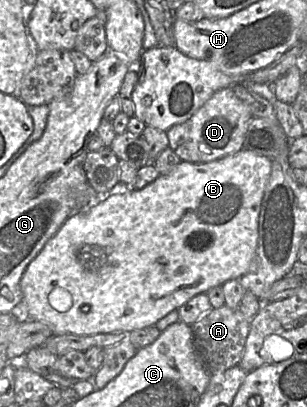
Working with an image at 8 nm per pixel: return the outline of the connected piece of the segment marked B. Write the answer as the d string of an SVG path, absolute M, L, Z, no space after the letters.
M241 149L206 163L181 160L169 173L160 174L157 179L142 189L130 189L126 193L102 196L98 204L70 216L25 269L20 287L23 293L22 302L26 305L29 319L46 324L54 336L131 332L155 325L160 319L171 311L177 310L199 293L206 293L212 287L222 286L230 279L240 279L249 272L256 255L259 213L270 173L271 159L250 150Z

